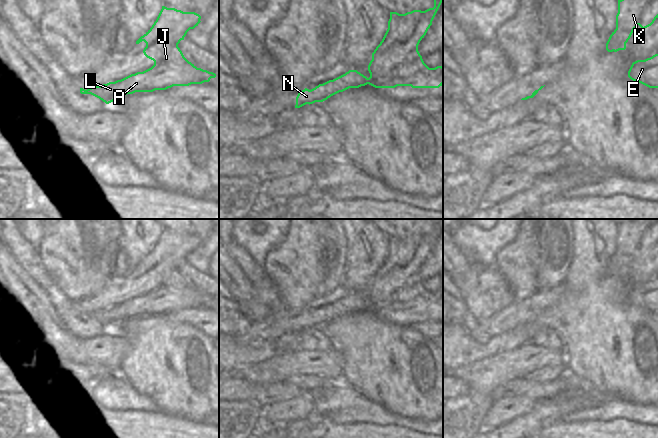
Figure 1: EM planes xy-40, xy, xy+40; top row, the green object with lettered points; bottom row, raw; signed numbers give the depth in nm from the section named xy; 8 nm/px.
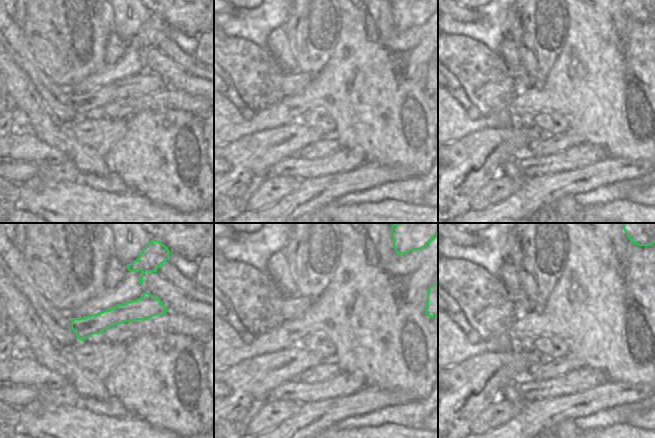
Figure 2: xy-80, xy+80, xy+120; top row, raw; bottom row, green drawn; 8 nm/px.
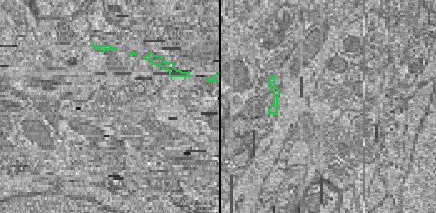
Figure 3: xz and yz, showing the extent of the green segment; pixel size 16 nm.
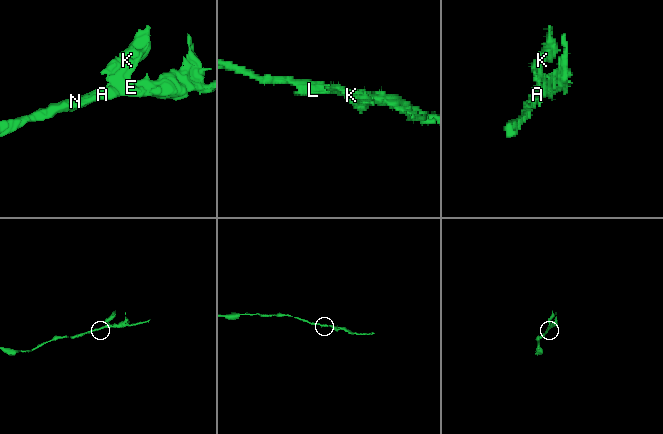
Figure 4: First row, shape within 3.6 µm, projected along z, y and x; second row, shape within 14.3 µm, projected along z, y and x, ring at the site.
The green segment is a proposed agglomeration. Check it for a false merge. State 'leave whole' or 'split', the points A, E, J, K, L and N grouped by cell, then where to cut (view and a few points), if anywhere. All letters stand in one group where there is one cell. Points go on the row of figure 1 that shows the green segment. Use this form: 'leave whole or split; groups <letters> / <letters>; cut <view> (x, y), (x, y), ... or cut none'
split; groups A E J L N / K; cut xy (378, 45), (389, 49), (404, 44), (407, 49), (417, 50)

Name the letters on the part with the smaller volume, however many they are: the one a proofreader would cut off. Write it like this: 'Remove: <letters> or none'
Remove: K.

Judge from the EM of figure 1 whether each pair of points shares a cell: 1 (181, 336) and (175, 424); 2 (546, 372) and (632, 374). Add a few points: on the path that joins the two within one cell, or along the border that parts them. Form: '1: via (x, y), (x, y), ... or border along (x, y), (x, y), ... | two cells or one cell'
1: border along (159, 410), (198, 423) | two cells
2: border along (565, 364), (568, 371) | two cells

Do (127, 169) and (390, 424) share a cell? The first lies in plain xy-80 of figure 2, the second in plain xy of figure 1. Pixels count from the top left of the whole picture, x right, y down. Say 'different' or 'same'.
different

